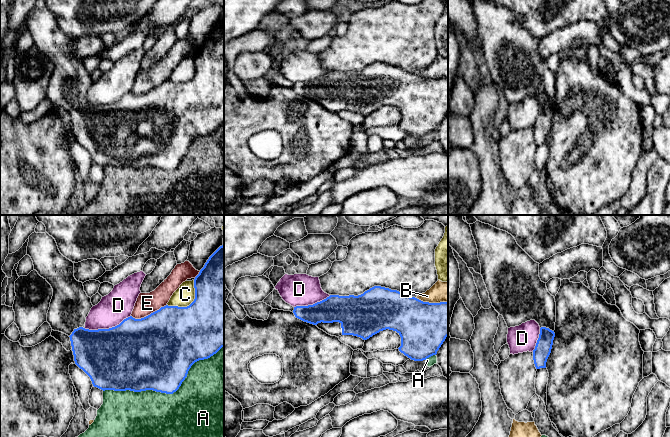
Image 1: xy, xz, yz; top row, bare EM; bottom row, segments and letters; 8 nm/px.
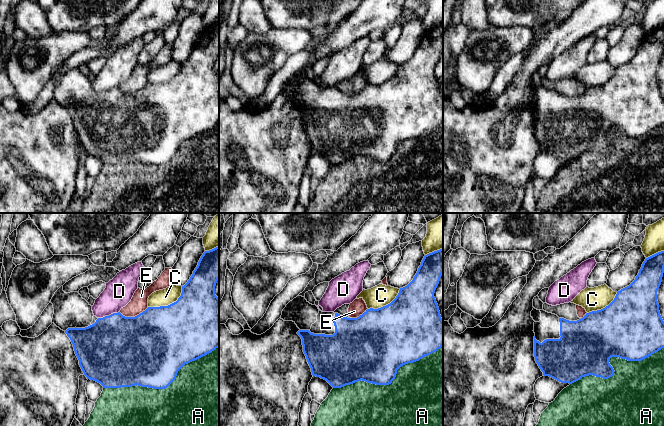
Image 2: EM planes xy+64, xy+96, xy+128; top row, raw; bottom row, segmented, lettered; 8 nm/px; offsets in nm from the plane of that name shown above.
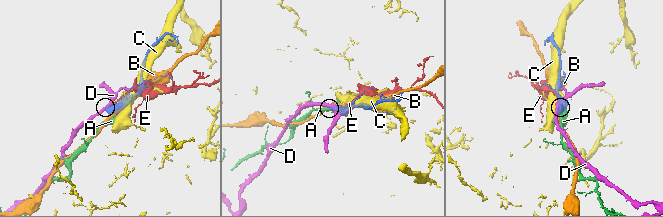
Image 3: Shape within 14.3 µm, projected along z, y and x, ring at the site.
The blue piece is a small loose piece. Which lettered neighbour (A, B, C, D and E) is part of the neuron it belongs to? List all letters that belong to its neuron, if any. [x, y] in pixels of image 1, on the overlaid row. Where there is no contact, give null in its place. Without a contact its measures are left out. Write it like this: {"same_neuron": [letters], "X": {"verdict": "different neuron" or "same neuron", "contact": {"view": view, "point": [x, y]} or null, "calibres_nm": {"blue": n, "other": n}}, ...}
{"same_neuron": [], "A": {"verdict": "different neuron", "contact": {"view": "xy", "point": [167, 393]}, "calibres_nm": {"blue": 460, "other": 420}}, "B": {"verdict": "different neuron", "contact": {"view": "xz", "point": [432, 303]}, "calibres_nm": {"blue": 400, "other": 160}}, "C": {"verdict": "different neuron", "contact": {"view": "xy", "point": [191, 303]}, "calibres_nm": {"blue": 480, "other": 160}}, "D": {"verdict": "different neuron", "contact": {"view": "xy", "point": [107, 329]}, "calibres_nm": {"blue": 500, "other": 240}}, "E": {"verdict": "different neuron", "contact": {"view": "xy", "point": [148, 315]}, "calibres_nm": {"blue": 500, "other": 170}}}

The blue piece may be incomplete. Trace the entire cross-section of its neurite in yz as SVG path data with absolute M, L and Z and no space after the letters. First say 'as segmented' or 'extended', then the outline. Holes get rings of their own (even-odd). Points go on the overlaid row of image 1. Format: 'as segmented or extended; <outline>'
extended; M476 221L470 224L472 235L477 245L481 264L481 275L489 293L492 306L503 316L507 327L519 326L535 320L540 326L540 334L533 360L536 369L546 368L555 337L556 302L539 277L539 263L535 262L506 231L489 224Z

